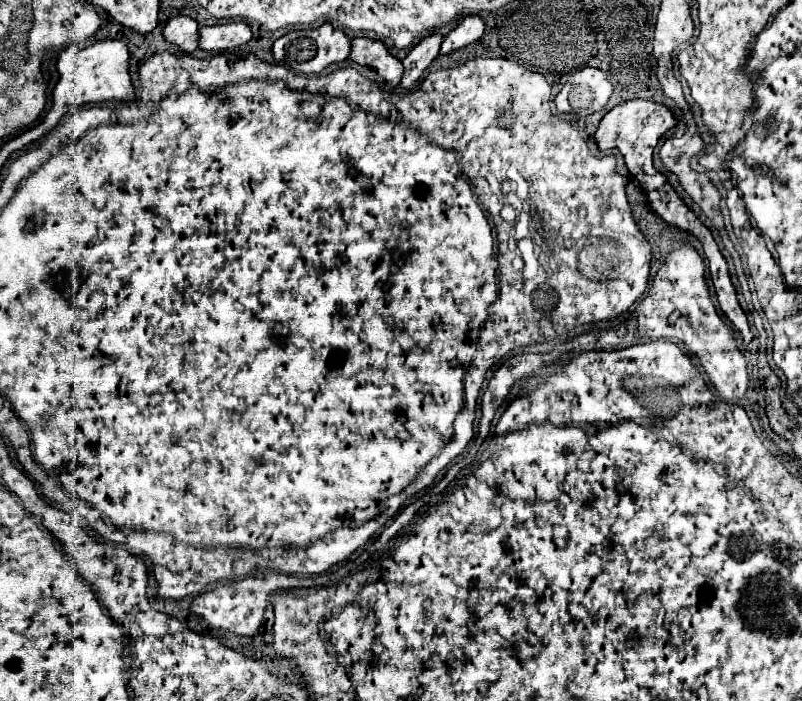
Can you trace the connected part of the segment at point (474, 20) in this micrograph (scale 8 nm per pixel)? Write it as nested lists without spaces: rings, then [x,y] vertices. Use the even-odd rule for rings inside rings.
[[[469,15],[465,17],[445,39],[443,39],[443,45],[441,45],[441,55],[447,55],[451,51],[457,51],[473,41],[477,41],[485,31],[485,25],[483,25],[483,19],[477,17],[477,15]]]

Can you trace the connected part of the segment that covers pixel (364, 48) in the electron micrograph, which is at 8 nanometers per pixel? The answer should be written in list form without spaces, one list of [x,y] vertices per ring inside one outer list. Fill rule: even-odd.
[[[353,39],[351,41],[351,61],[359,63],[359,65],[367,65],[371,69],[375,69],[379,73],[379,77],[391,85],[397,87],[403,75],[403,65],[399,59],[395,59],[381,41],[373,41],[373,39]]]

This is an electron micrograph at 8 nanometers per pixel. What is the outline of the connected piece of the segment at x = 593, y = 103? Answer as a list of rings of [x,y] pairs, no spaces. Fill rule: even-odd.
[[[585,67],[569,75],[567,83],[555,97],[559,113],[573,113],[579,117],[601,111],[611,97],[611,83],[601,69]]]

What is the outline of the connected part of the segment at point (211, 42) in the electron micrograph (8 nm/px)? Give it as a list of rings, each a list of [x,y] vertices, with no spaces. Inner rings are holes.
[[[225,23],[199,29],[199,49],[205,51],[227,51],[241,47],[251,39],[247,23]]]

